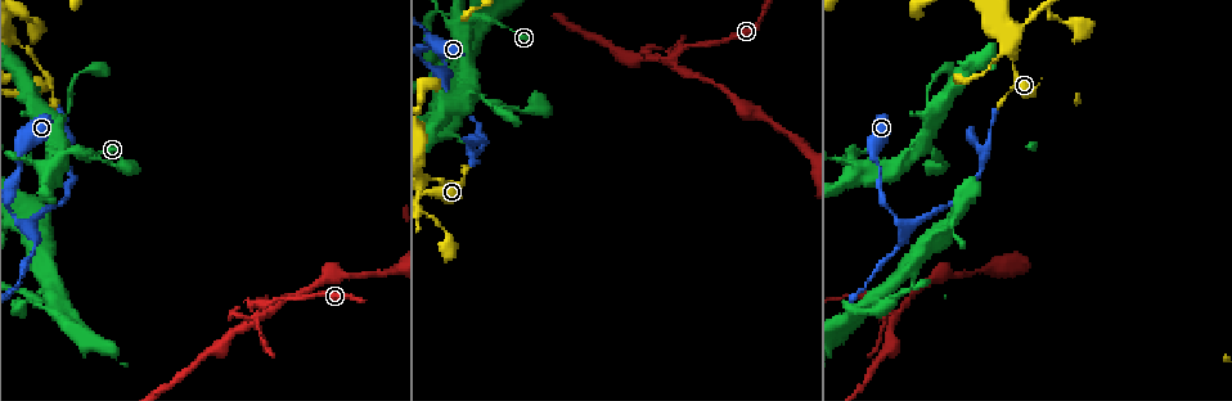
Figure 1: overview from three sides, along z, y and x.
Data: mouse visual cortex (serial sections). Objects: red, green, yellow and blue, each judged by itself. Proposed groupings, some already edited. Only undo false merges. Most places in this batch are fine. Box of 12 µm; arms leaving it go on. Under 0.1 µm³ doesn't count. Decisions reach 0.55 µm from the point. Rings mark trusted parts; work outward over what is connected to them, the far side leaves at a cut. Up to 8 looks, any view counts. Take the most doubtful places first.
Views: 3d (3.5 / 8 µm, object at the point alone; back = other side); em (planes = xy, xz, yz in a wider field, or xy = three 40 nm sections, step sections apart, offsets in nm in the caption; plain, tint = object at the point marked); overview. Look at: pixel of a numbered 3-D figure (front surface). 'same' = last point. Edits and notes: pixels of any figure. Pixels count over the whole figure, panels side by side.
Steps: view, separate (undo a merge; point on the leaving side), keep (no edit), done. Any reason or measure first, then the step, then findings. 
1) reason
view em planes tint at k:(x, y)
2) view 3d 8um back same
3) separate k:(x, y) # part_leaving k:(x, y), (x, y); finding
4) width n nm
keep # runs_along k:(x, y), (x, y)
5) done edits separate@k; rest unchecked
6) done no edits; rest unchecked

two arms in line, one across
view 3d 3.5um at 1:(670, 63)

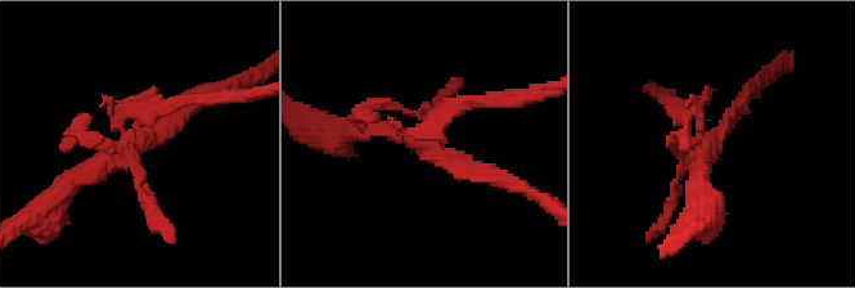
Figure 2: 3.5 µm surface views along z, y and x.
view em xy step 2 plain at 2:(708, 142)

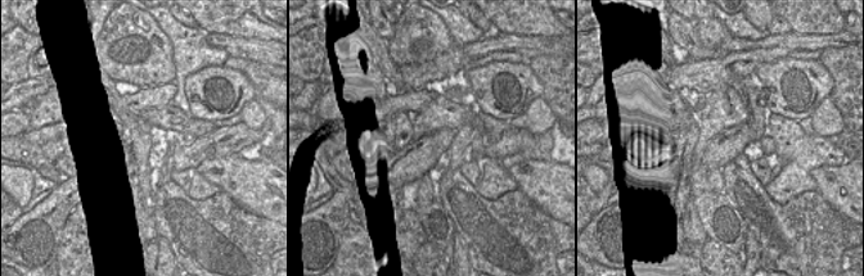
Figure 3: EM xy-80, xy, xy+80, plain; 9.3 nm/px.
view em xy step 2 tint same

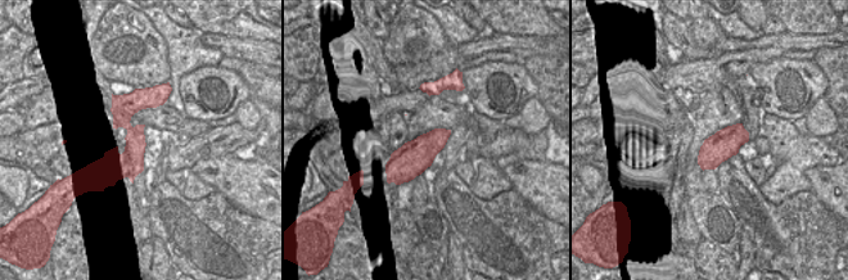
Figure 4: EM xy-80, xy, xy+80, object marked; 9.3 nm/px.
width 320 nm
separate 2:(91, 142) # part_leaving 2:(424, 142), (463, 169), (511, 185); two cells meet here

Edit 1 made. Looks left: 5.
three arms meet
view 3d 3.5um at 1:(60, 144)

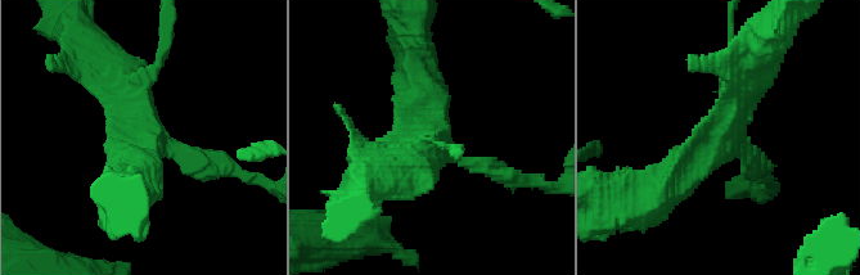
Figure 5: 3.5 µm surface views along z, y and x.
now the EM
view em planes tint at 5:(719, 135)

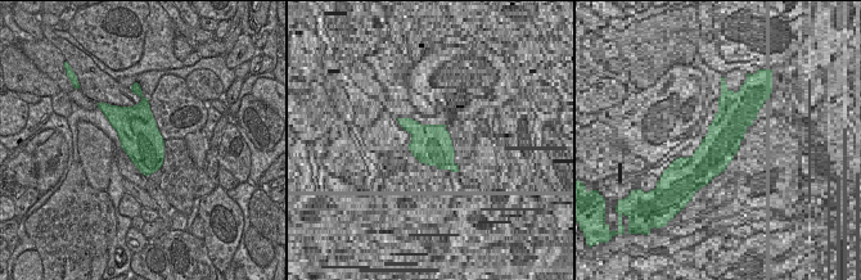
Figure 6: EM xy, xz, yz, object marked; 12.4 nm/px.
keep # runs_along 5:(660, 192), (720, 136), (752, 66); one cell here

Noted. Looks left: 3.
abrupt turn
view 3d 8um back at 1:(477, 153)

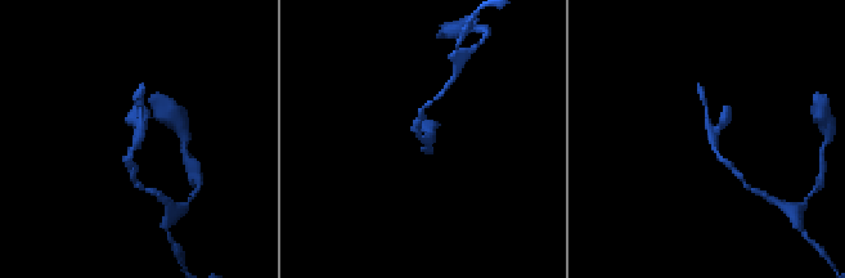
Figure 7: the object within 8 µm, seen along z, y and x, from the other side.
need the tissue
view em xy step 2 tint at 7:(139, 138)

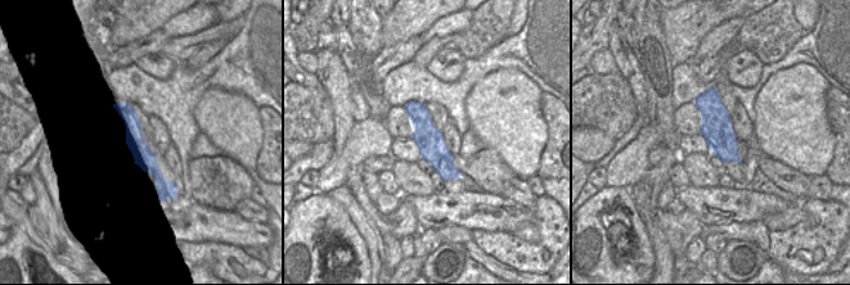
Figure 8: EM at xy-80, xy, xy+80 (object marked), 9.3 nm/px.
keep # runs_along 8:(118, 107), (166, 189); continuous, no second cell

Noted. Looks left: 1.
done edits separate@2; rest unchecked

